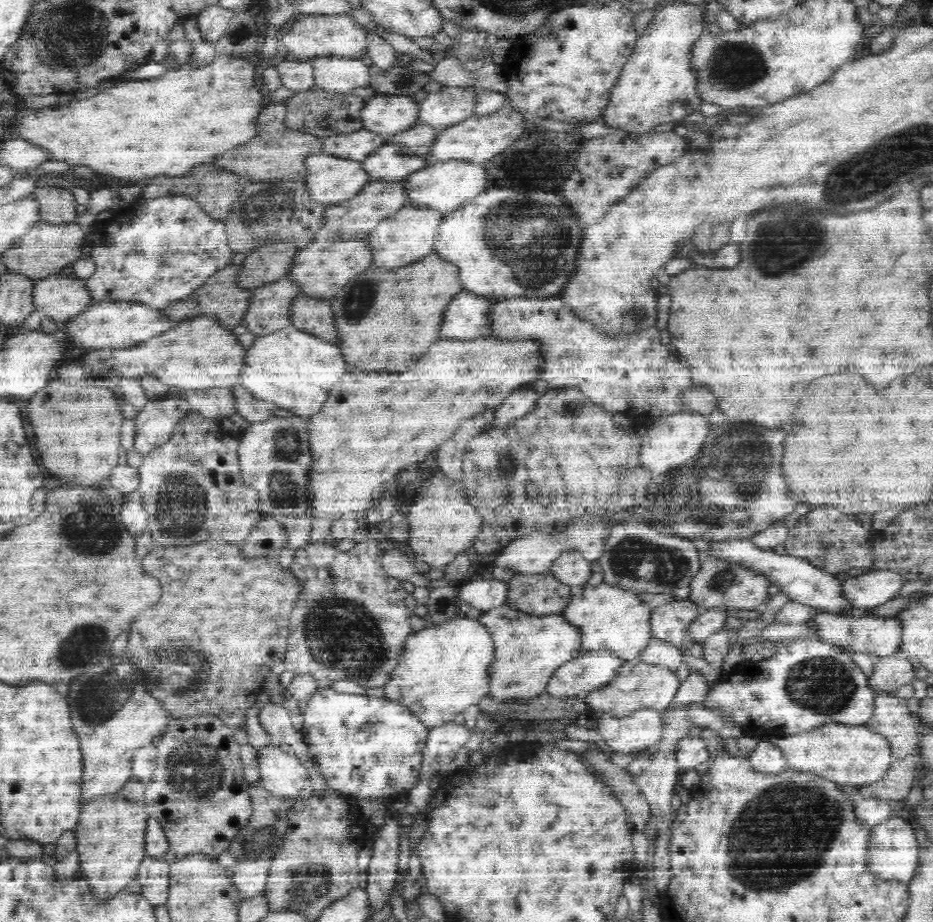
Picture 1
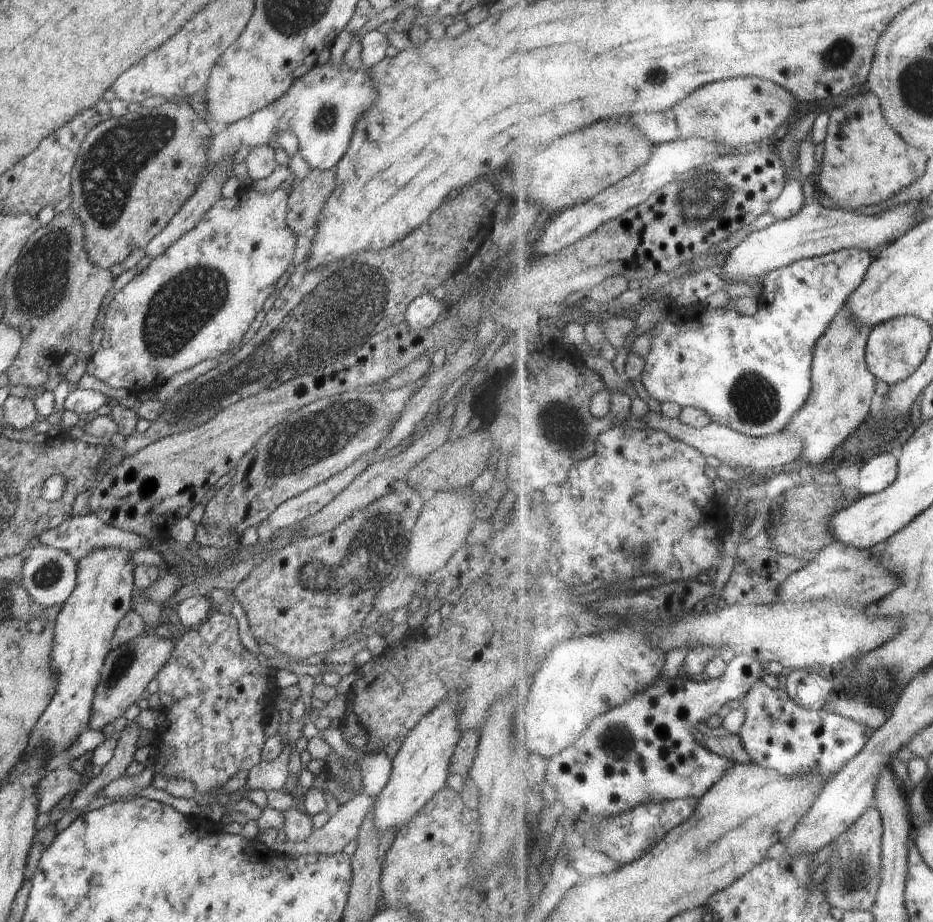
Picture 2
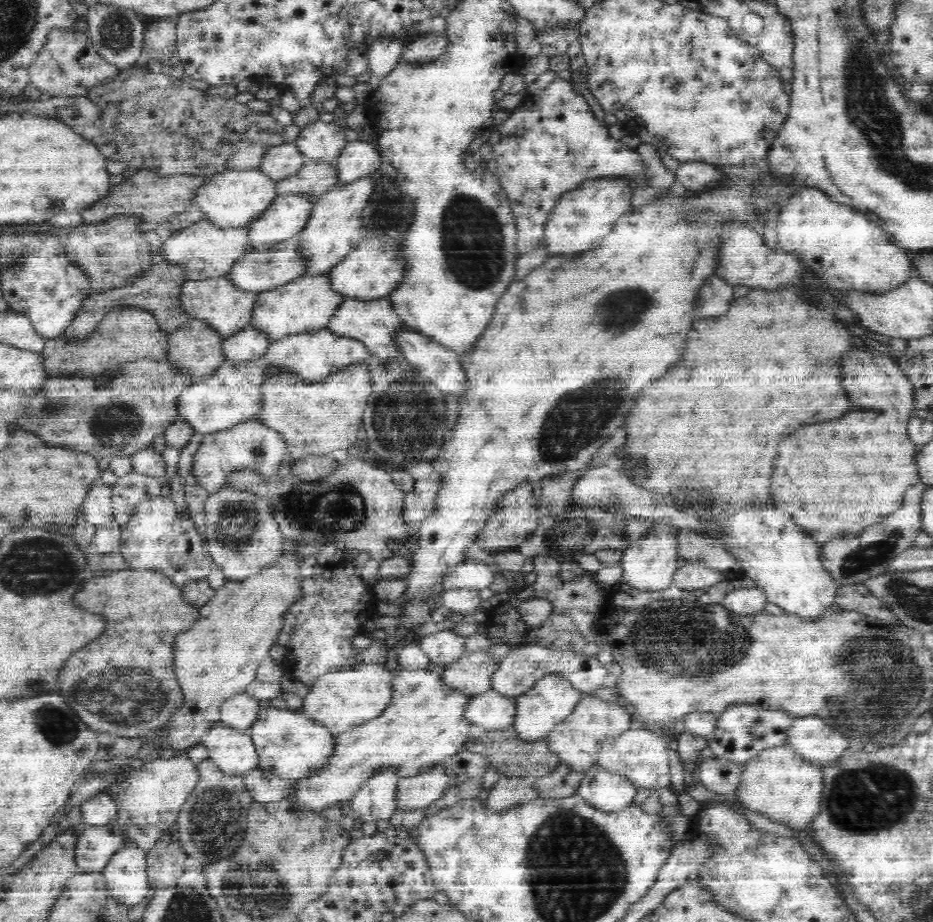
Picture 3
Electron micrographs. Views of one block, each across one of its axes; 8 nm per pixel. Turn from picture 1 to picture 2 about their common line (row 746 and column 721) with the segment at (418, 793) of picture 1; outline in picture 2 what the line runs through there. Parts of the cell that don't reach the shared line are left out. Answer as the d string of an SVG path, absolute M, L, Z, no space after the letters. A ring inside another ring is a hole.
M649 412L643 419L647 421L648 428L666 431L677 439L681 439L682 442L698 448L706 456L714 456L725 464L731 464L731 466L733 462L736 462L739 466L763 477L766 470L770 470L770 468L778 468L778 466L786 468L792 462L803 458L805 451L805 438L795 435L790 430L784 430L781 433L765 437L751 437L718 421L713 421L712 424L704 428L696 428L684 424L681 419L666 417L661 412Z

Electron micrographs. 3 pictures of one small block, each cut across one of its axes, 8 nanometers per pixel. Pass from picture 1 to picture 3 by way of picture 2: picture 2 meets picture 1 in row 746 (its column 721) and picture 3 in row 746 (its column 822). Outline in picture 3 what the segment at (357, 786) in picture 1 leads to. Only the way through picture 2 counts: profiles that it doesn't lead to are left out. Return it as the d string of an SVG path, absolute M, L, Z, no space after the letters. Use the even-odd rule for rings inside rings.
M268 707L258 711L258 720L248 729L249 735L254 739L258 756L259 766L272 771L276 776L285 779L302 780L318 776L332 760L335 755L339 734L330 730L328 726L319 720L310 718L303 710Z

